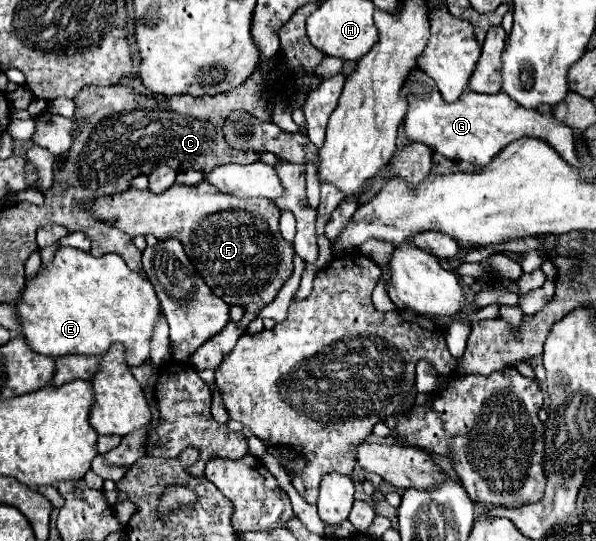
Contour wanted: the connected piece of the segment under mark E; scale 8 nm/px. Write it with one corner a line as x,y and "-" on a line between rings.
60,247
50,265
40,267
34,279
26,279
26,285
16,303
16,315
22,325
22,337
26,339
32,351
50,357
60,357
68,353
104,355
112,343
122,343
126,349
124,359
130,367
148,361
150,337
156,325
158,311
160,303
150,281
142,277
142,273
130,271
116,253
94,257
72,247

